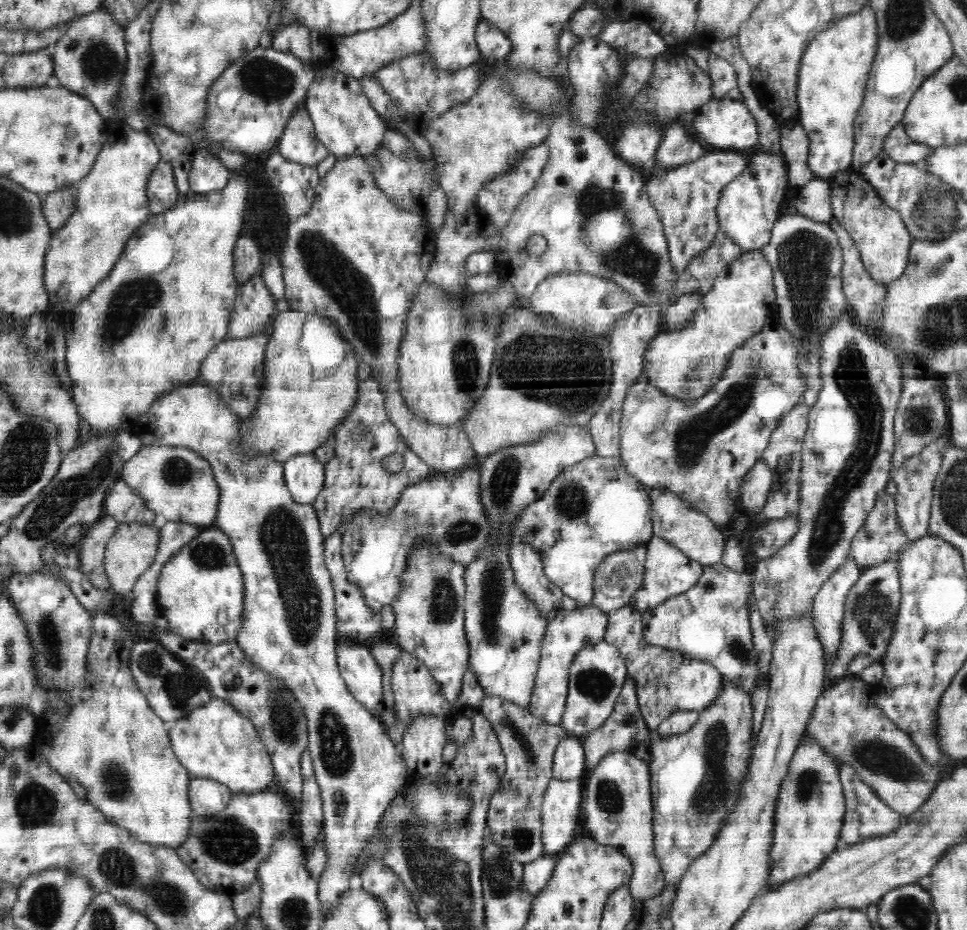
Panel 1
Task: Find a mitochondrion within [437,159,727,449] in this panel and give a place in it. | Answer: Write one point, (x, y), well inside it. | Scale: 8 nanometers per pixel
(530, 363)

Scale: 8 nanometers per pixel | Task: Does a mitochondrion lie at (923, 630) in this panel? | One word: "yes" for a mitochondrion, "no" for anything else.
no

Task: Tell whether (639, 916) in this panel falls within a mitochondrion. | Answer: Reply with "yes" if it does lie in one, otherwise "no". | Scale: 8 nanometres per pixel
no

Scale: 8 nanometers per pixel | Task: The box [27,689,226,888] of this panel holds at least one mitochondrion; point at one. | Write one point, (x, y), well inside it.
(116, 779)

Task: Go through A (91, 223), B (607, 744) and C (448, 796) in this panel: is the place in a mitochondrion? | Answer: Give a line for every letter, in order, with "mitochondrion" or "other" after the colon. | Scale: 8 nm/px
A: other
B: other
C: other

